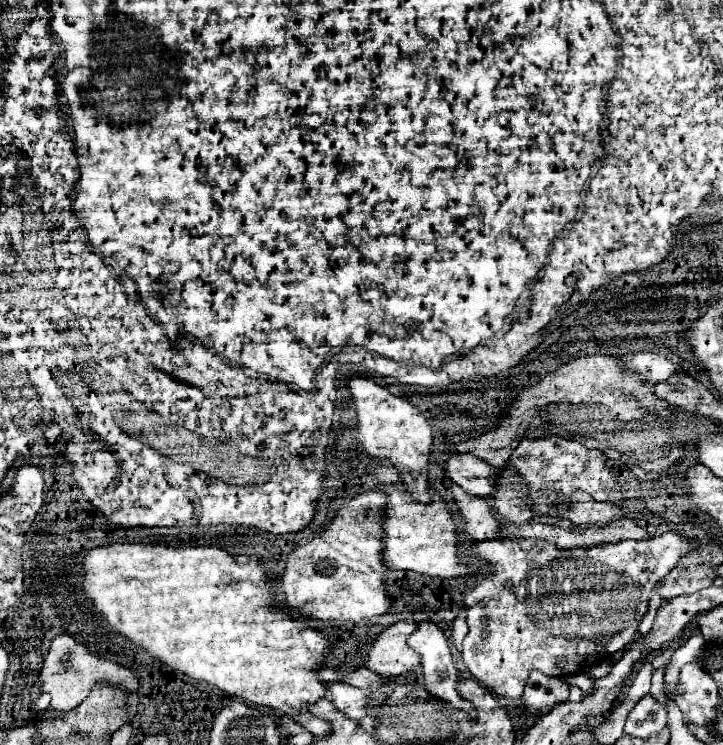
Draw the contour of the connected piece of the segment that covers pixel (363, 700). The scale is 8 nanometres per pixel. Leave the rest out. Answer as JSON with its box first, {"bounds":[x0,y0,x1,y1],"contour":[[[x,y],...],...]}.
{"bounds":[326,683,372,719],"contour":[[[326,683],[328,691],[330,691],[330,699],[334,703],[334,707],[352,719],[364,719],[366,715],[366,705],[372,701],[370,691],[358,689],[358,687],[350,687],[344,683]]]}

